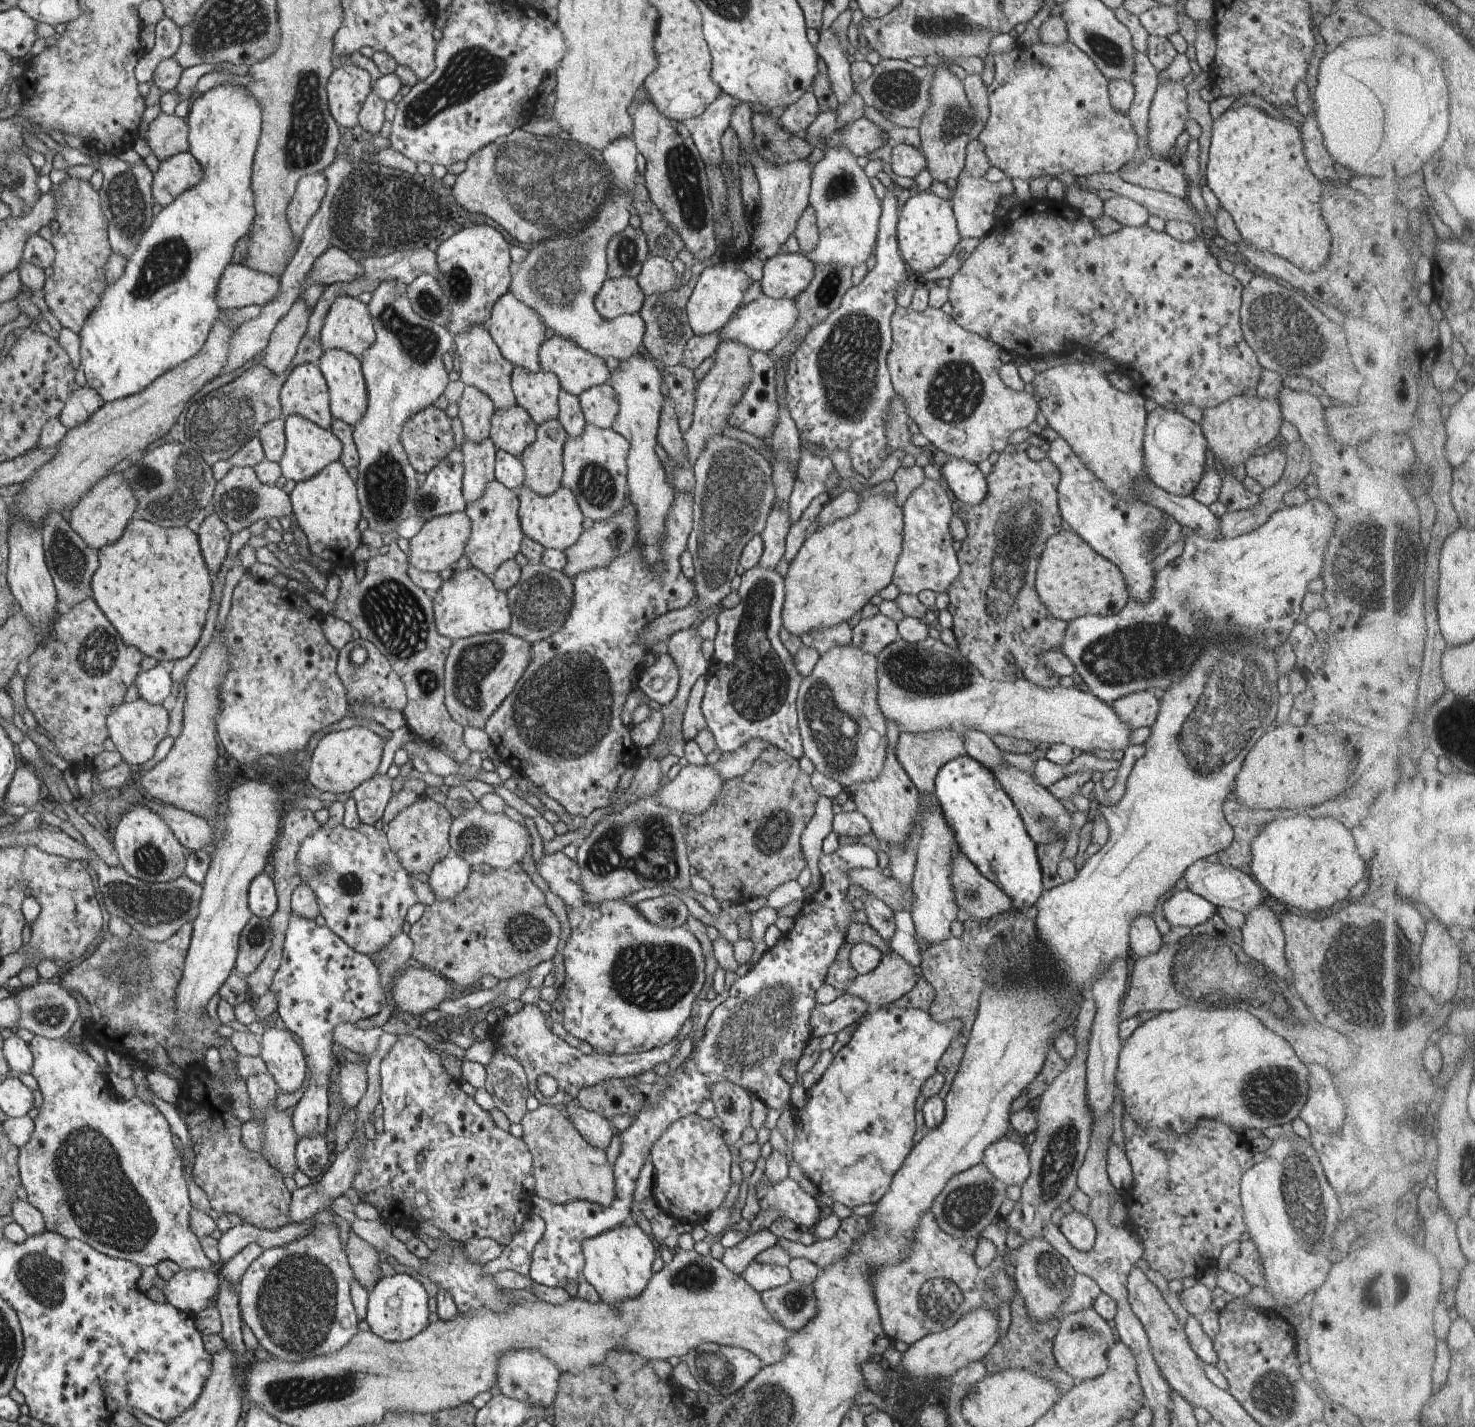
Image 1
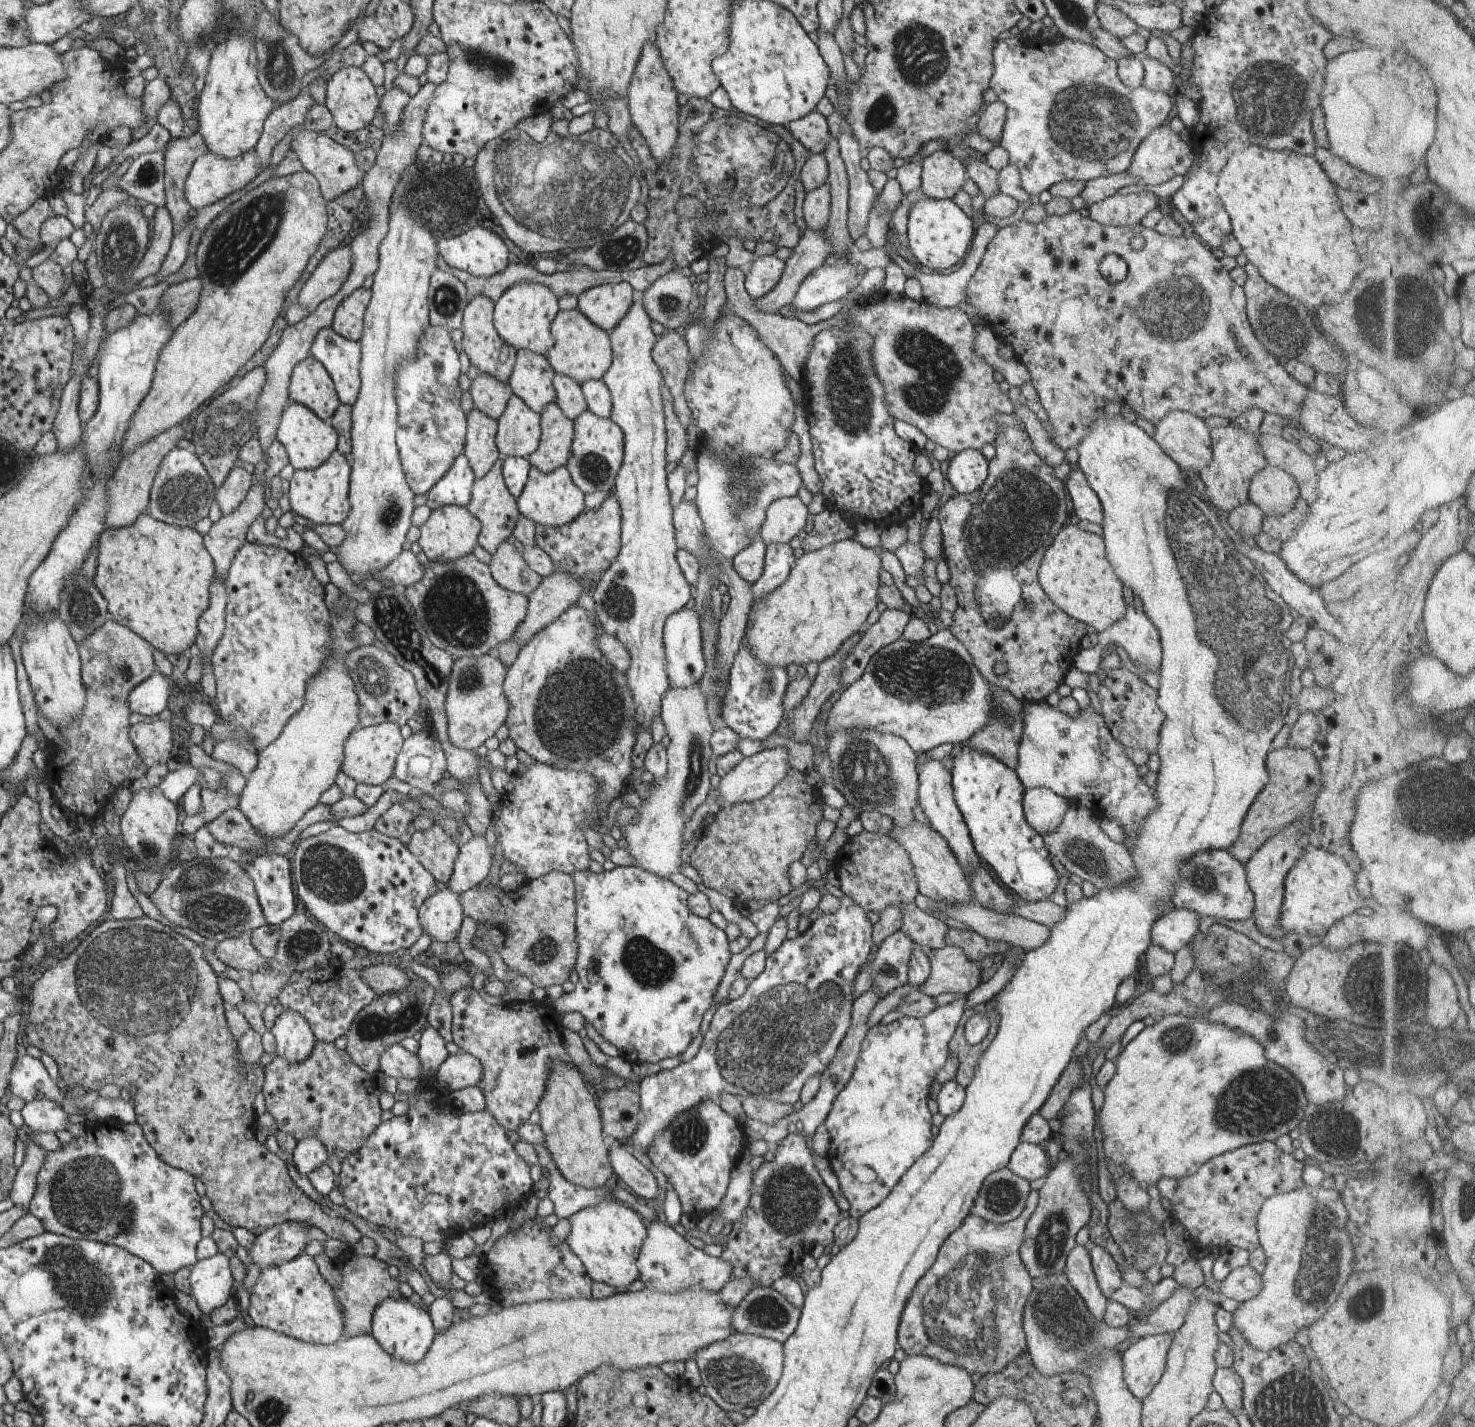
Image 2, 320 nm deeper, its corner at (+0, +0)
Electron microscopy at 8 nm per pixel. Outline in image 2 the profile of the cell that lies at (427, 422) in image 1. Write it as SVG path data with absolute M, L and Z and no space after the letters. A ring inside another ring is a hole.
M429 326L420 336L416 358L405 364L399 370L395 378L396 401L396 449L400 455L401 470L412 489L413 494L425 494L452 466L452 462L464 452L463 436L465 436L465 416L459 408L459 386L457 386L457 374L459 374L459 360L453 347L453 341L449 339L449 330L440 326Z

